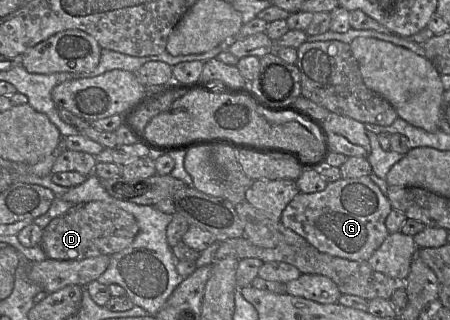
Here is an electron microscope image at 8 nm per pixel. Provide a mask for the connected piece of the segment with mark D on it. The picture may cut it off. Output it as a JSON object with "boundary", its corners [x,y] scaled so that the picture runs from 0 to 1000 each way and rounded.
{"boundary":[[[204,628],[162,644],[149,666],[127,678],[93,738],[93,781],[107,809],[136,816],[171,816],[222,797],[249,800],[282,775],[302,744],[309,709],[300,681],[269,650],[224,631]]]}

